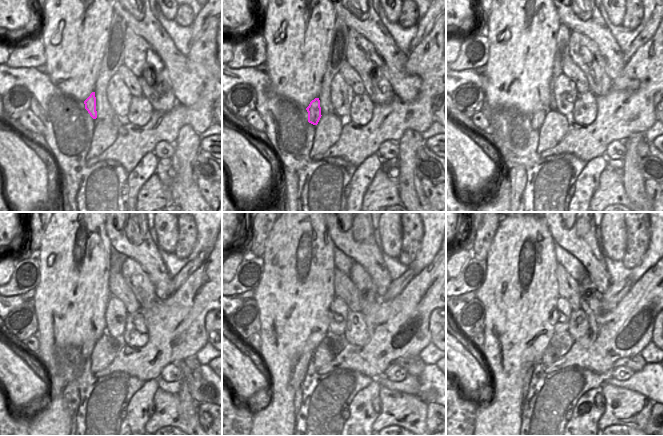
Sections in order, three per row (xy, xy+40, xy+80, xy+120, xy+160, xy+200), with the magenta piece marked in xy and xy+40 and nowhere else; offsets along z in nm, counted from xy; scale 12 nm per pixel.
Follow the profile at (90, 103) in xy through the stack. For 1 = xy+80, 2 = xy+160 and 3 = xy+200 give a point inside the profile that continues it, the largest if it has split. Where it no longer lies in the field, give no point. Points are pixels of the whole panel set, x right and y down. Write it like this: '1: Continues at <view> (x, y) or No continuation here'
1: Continues at xy+80 (537, 118)
2: Continues at xy+160 (301, 368)
3: Continues at xy+200 (526, 383).

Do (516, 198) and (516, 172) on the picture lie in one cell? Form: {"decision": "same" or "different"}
{"decision": "same"}

